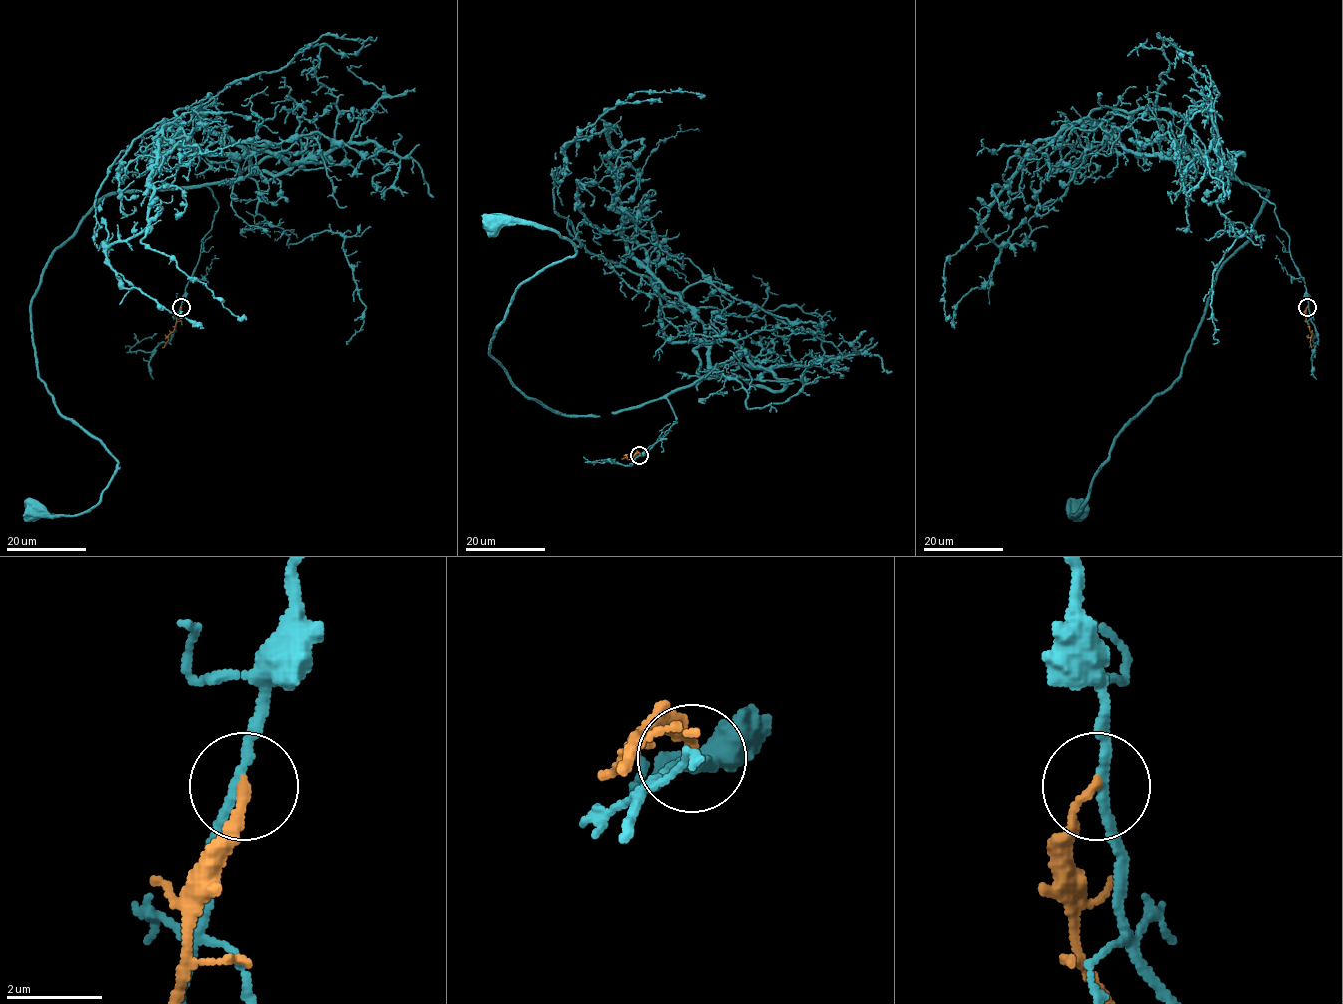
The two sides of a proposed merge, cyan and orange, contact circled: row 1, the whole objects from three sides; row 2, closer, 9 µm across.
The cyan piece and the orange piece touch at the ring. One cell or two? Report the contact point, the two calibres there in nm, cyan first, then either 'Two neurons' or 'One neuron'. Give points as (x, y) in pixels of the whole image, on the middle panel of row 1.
Place: (639, 455). Thickness 190 nm (cyan) against 190 nm. Two neurons

